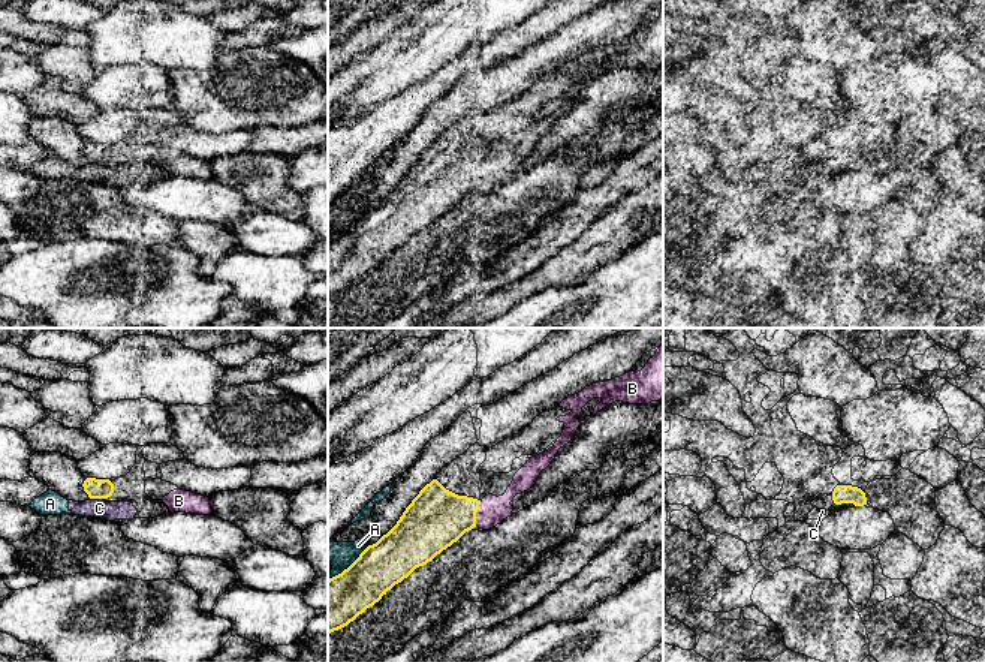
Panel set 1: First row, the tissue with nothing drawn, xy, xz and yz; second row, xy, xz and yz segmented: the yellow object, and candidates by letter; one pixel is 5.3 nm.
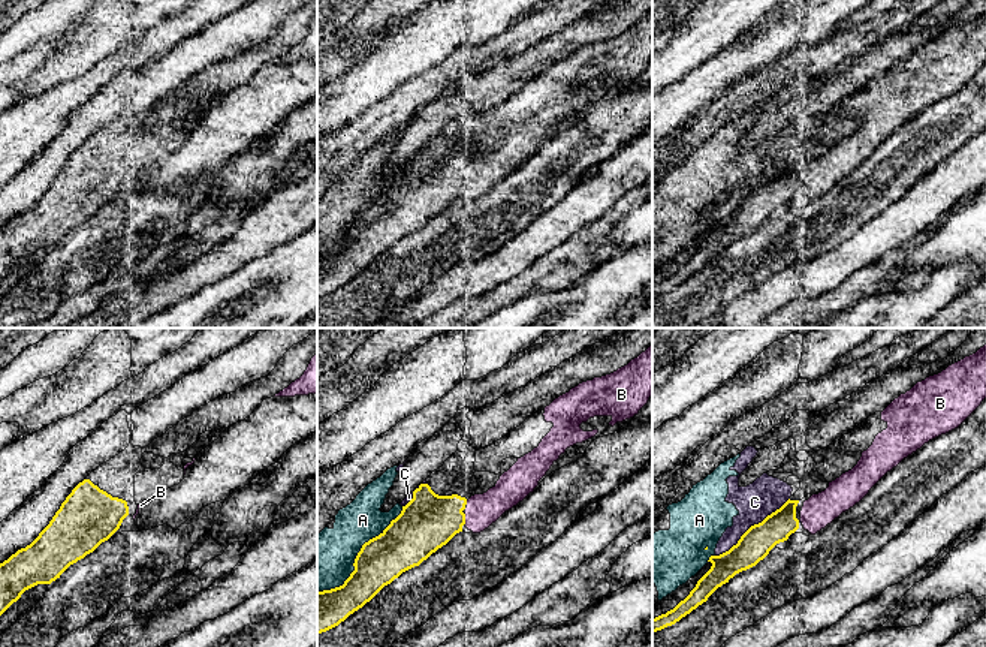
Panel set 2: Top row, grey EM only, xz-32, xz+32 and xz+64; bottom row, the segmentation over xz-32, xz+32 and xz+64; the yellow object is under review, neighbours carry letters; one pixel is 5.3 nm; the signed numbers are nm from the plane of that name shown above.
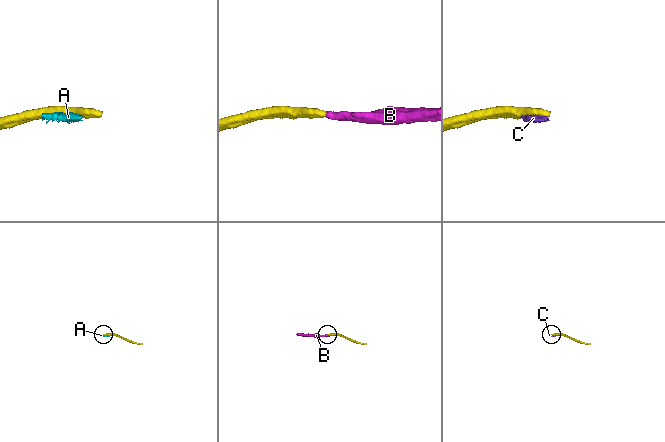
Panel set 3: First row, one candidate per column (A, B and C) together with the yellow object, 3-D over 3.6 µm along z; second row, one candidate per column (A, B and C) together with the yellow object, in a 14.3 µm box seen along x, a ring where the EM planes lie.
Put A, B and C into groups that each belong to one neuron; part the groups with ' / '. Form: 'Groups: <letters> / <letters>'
Groups: A C / B

